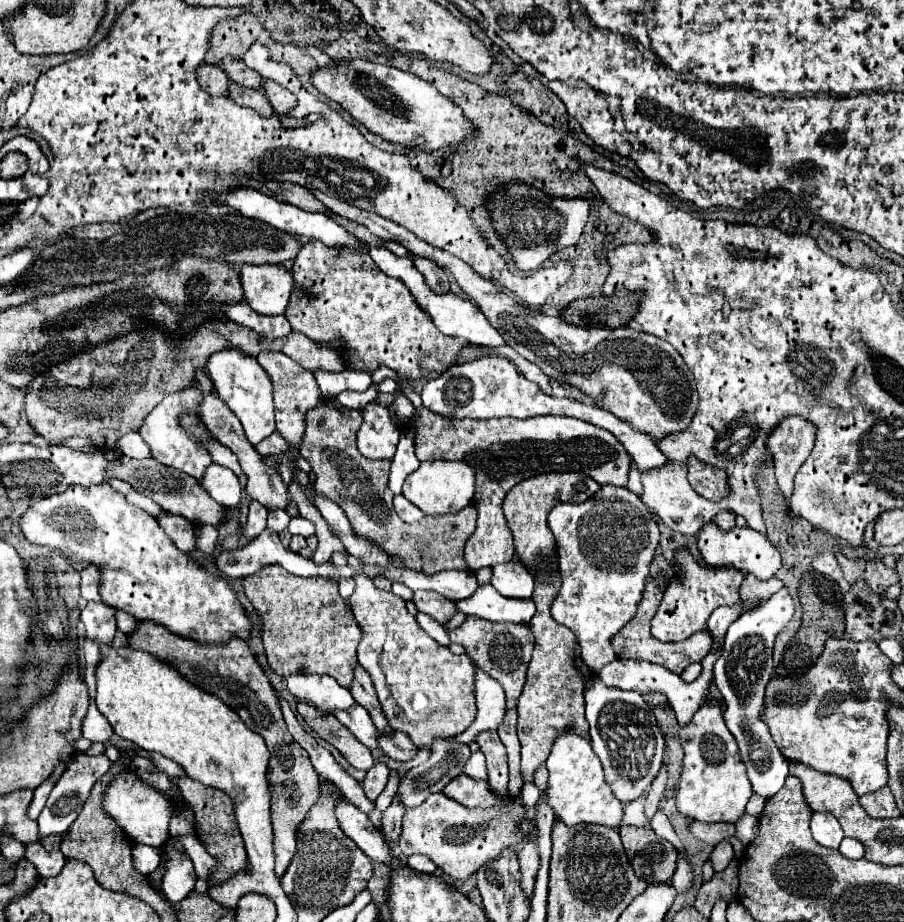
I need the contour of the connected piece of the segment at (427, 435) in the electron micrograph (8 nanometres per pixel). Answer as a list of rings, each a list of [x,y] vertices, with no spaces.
[[[427,408],[415,410],[409,422],[403,424],[403,430],[409,430],[415,434],[415,454],[421,462],[433,462],[433,460],[457,460],[467,462],[475,470],[475,508],[479,512],[477,518],[477,530],[473,538],[469,538],[469,544],[465,546],[465,560],[469,564],[469,570],[479,568],[491,568],[501,562],[509,562],[515,558],[515,546],[513,546],[513,534],[507,524],[507,518],[503,514],[503,498],[505,494],[519,484],[521,480],[545,472],[583,472],[597,480],[599,484],[617,484],[627,486],[629,480],[629,468],[631,468],[631,456],[623,448],[623,444],[607,430],[593,426],[589,422],[571,418],[571,416],[535,416],[529,420],[517,420],[517,418],[493,418],[493,420],[455,420],[445,418],[441,414],[435,414]]]

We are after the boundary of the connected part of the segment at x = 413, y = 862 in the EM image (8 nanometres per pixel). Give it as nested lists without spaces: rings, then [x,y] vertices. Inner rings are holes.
[[[423,854],[417,856],[409,856],[409,868],[413,868],[415,872],[423,872],[423,874],[433,874],[435,866],[429,858],[425,858]]]

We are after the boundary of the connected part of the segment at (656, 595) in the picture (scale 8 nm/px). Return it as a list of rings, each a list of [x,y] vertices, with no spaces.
[[[649,580],[645,590],[643,590],[643,598],[637,606],[637,614],[625,624],[623,630],[619,630],[613,636],[613,650],[617,654],[617,658],[621,660],[645,660],[645,662],[653,662],[659,666],[665,666],[667,670],[671,670],[673,674],[681,674],[689,664],[693,662],[701,662],[703,656],[711,650],[711,634],[707,630],[699,630],[693,636],[687,638],[687,642],[680,643],[663,643],[657,642],[651,634],[649,634],[649,622],[653,618],[653,614],[657,612],[657,606],[661,602],[661,596],[667,588],[667,582],[657,582],[657,580]]]

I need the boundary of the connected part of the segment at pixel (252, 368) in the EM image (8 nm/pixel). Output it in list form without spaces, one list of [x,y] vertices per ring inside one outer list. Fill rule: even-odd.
[[[235,348],[219,350],[207,358],[207,376],[213,382],[217,396],[231,408],[231,412],[241,420],[245,436],[255,446],[263,438],[275,432],[275,412],[273,412],[273,384],[269,374],[259,366],[259,362]]]

